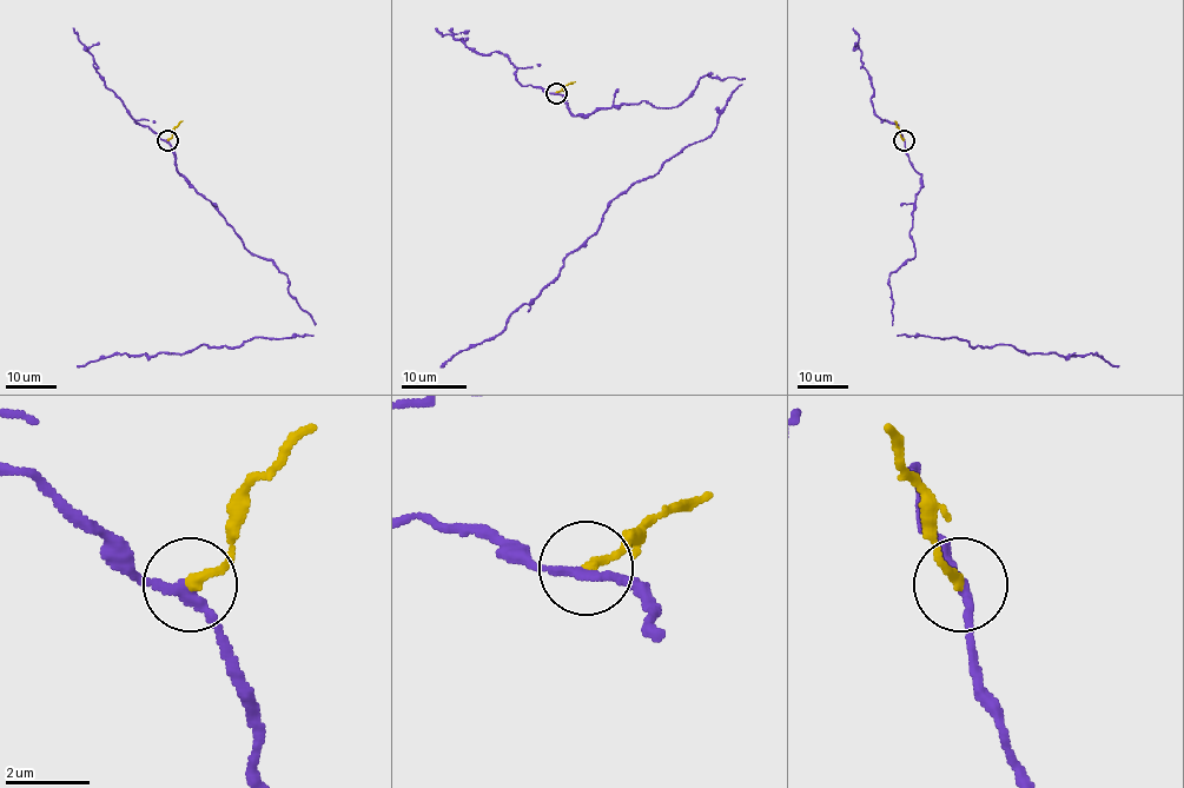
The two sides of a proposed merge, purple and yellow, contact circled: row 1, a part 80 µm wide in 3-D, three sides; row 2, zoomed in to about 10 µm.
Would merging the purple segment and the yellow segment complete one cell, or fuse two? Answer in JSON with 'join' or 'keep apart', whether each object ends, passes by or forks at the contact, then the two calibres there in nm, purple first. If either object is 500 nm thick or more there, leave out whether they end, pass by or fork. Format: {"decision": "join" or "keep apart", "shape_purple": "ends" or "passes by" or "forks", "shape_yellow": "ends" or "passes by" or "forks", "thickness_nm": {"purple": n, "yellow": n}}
{"decision": "keep apart", "shape_purple": "passes by", "shape_yellow": "ends", "thickness_nm": {"purple": 220, "yellow": 220}}

